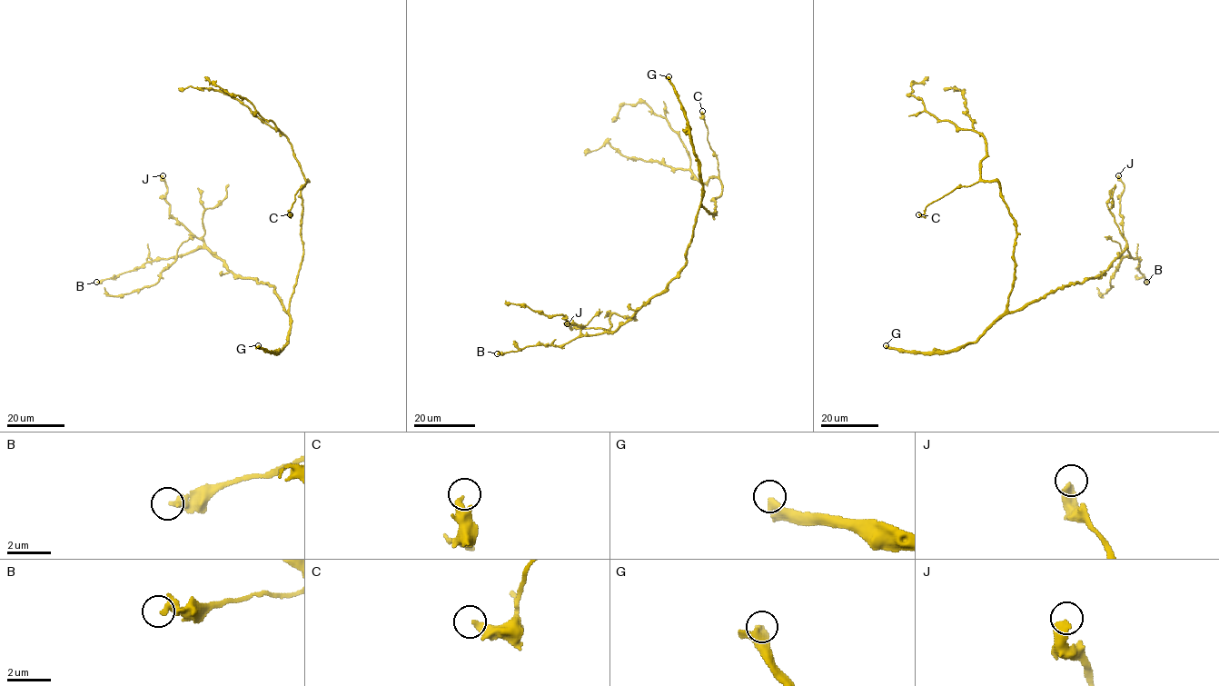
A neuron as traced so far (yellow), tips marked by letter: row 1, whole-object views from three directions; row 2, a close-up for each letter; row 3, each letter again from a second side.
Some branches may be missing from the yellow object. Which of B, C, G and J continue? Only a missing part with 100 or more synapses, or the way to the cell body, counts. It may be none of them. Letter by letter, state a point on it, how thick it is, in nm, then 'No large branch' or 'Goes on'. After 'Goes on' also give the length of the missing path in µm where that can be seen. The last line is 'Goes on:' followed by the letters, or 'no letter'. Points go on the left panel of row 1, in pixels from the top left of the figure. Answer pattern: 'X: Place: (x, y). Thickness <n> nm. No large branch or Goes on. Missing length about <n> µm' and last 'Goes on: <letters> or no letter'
B: Place: (96, 282). Thickness 360 nm. No large branch
C: Place: (290, 214). Thickness 360 nm. No large branch
G: Place: (258, 345). Thickness 320 nm. Goes on. Missing length about 160 µm
J: Place: (163, 175). Thickness 440 nm. No large branch
Goes on: G

